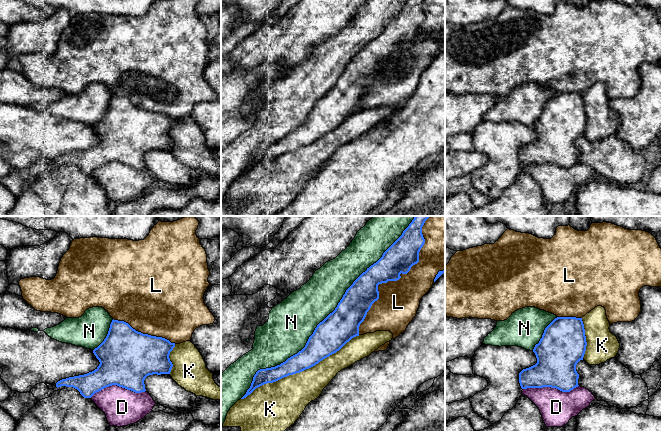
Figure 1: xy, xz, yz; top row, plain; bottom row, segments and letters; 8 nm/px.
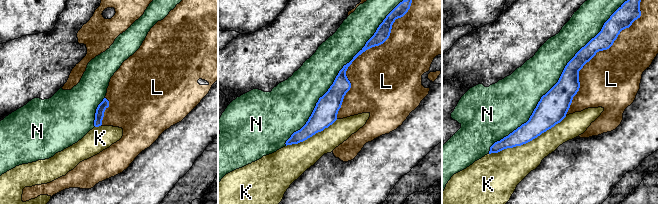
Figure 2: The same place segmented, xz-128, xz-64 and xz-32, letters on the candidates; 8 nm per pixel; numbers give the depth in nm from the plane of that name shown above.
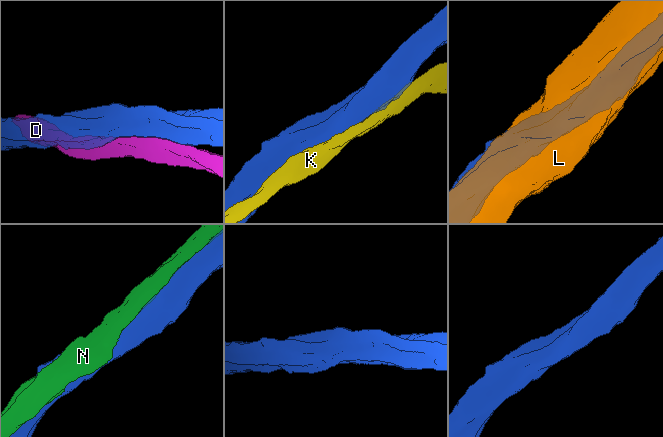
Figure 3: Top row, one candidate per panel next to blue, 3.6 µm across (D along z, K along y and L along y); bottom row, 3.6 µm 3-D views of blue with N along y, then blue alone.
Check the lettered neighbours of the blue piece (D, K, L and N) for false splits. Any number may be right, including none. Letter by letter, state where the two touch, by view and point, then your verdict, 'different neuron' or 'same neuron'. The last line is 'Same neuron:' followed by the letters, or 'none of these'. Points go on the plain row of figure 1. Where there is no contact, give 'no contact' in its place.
D: yz (550, 162) | different neuron
K: xz (300, 147) | different neuron
L: xz (394, 56) | different neuron
N: xz (322, 97) | different neuron
Same neuron: none of these

